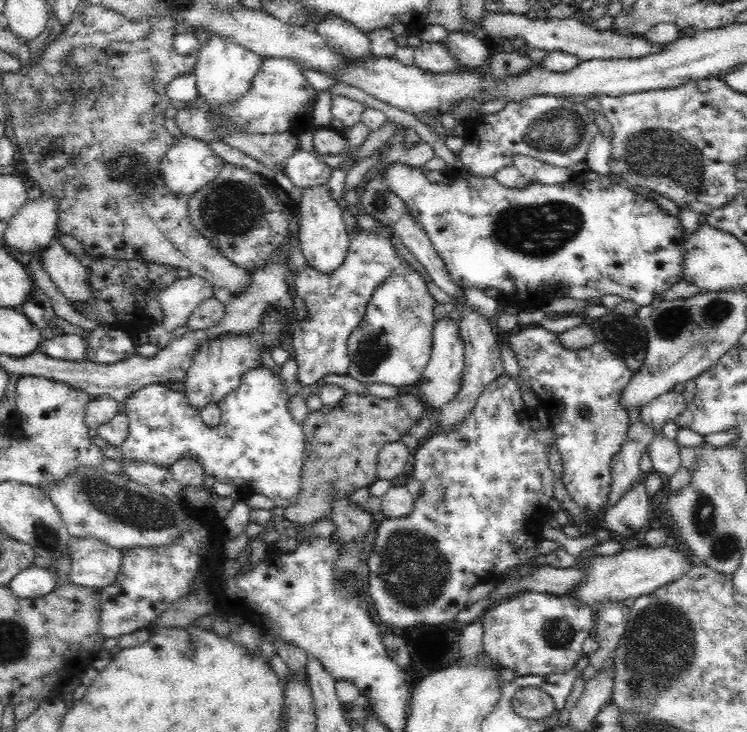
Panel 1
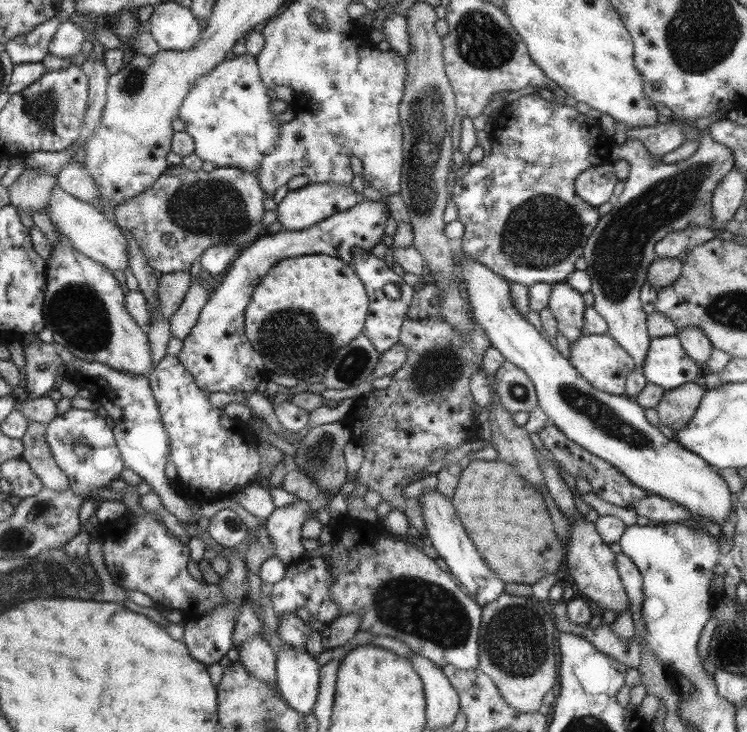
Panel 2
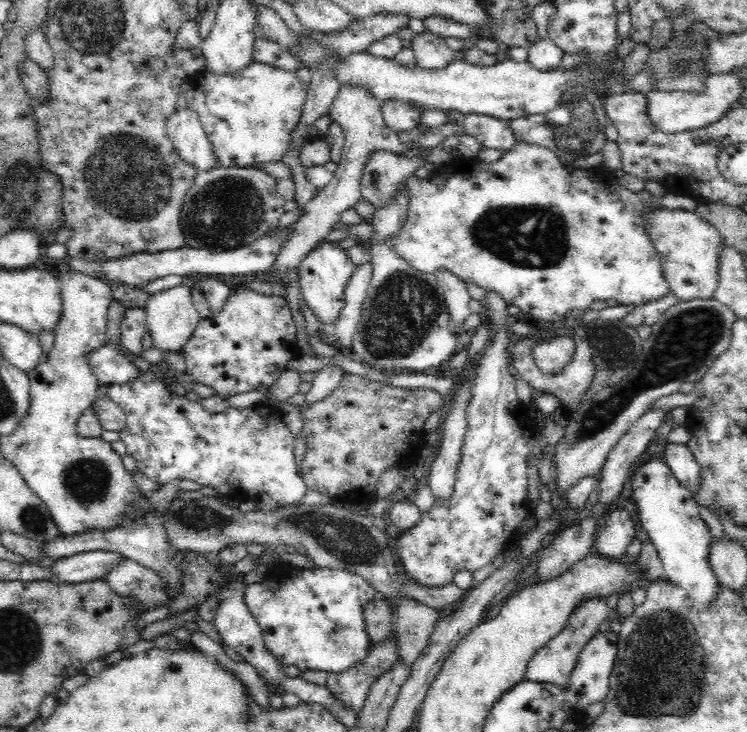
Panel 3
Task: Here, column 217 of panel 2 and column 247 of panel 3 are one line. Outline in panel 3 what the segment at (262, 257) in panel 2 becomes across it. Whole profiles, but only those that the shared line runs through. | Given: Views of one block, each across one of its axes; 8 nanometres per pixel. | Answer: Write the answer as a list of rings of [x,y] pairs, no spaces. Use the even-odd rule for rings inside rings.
[[[241,279],[232,287],[222,310],[210,318],[202,319],[195,334],[182,348],[182,355],[186,359],[186,372],[192,374],[196,381],[214,388],[217,394],[225,399],[234,394],[269,387],[289,370],[288,364],[292,360],[303,358],[297,343],[297,328],[292,308],[286,298],[257,294],[246,283],[240,281]]]

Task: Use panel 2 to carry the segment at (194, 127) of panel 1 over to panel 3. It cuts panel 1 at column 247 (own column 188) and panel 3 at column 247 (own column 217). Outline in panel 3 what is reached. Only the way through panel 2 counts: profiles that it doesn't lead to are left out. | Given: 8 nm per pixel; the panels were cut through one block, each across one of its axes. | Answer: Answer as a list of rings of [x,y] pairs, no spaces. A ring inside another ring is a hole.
[[[252,60],[236,73],[217,76],[202,68],[189,80],[188,108],[197,112],[220,167],[248,168],[281,160],[308,92],[294,72]]]

